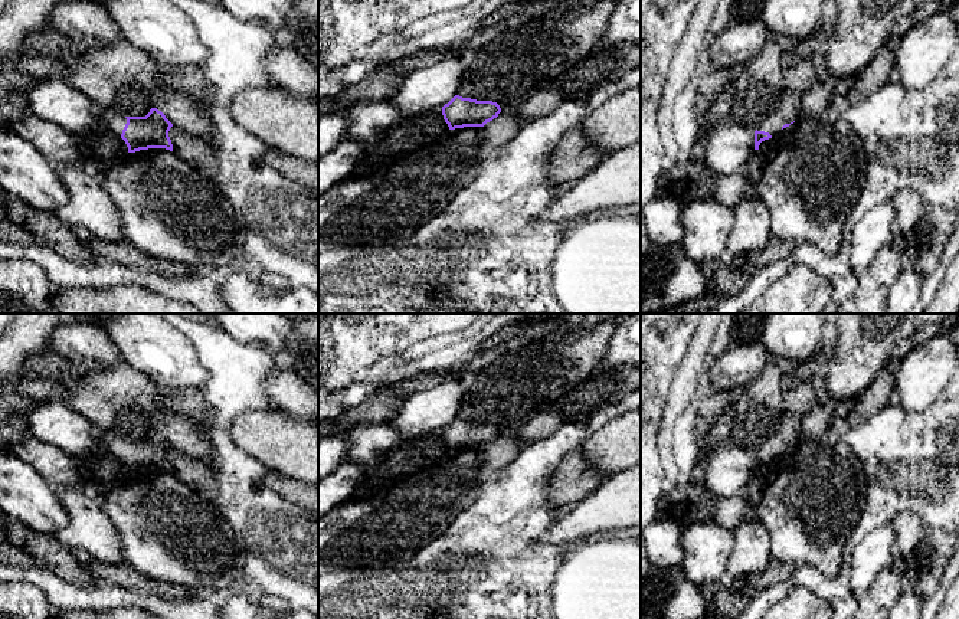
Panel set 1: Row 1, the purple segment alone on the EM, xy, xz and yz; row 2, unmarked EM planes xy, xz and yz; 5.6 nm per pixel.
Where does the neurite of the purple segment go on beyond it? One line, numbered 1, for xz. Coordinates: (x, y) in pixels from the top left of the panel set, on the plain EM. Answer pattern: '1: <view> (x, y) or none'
1: xz (411, 457)

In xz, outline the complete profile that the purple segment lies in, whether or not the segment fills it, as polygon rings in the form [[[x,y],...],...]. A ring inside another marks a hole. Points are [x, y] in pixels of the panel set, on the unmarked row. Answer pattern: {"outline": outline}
{"outline": [[[455,417],[442,430],[402,440],[384,456],[369,465],[353,495],[367,497],[408,476],[441,464],[449,452],[484,449],[498,439],[501,430],[492,423],[477,423]]]}

